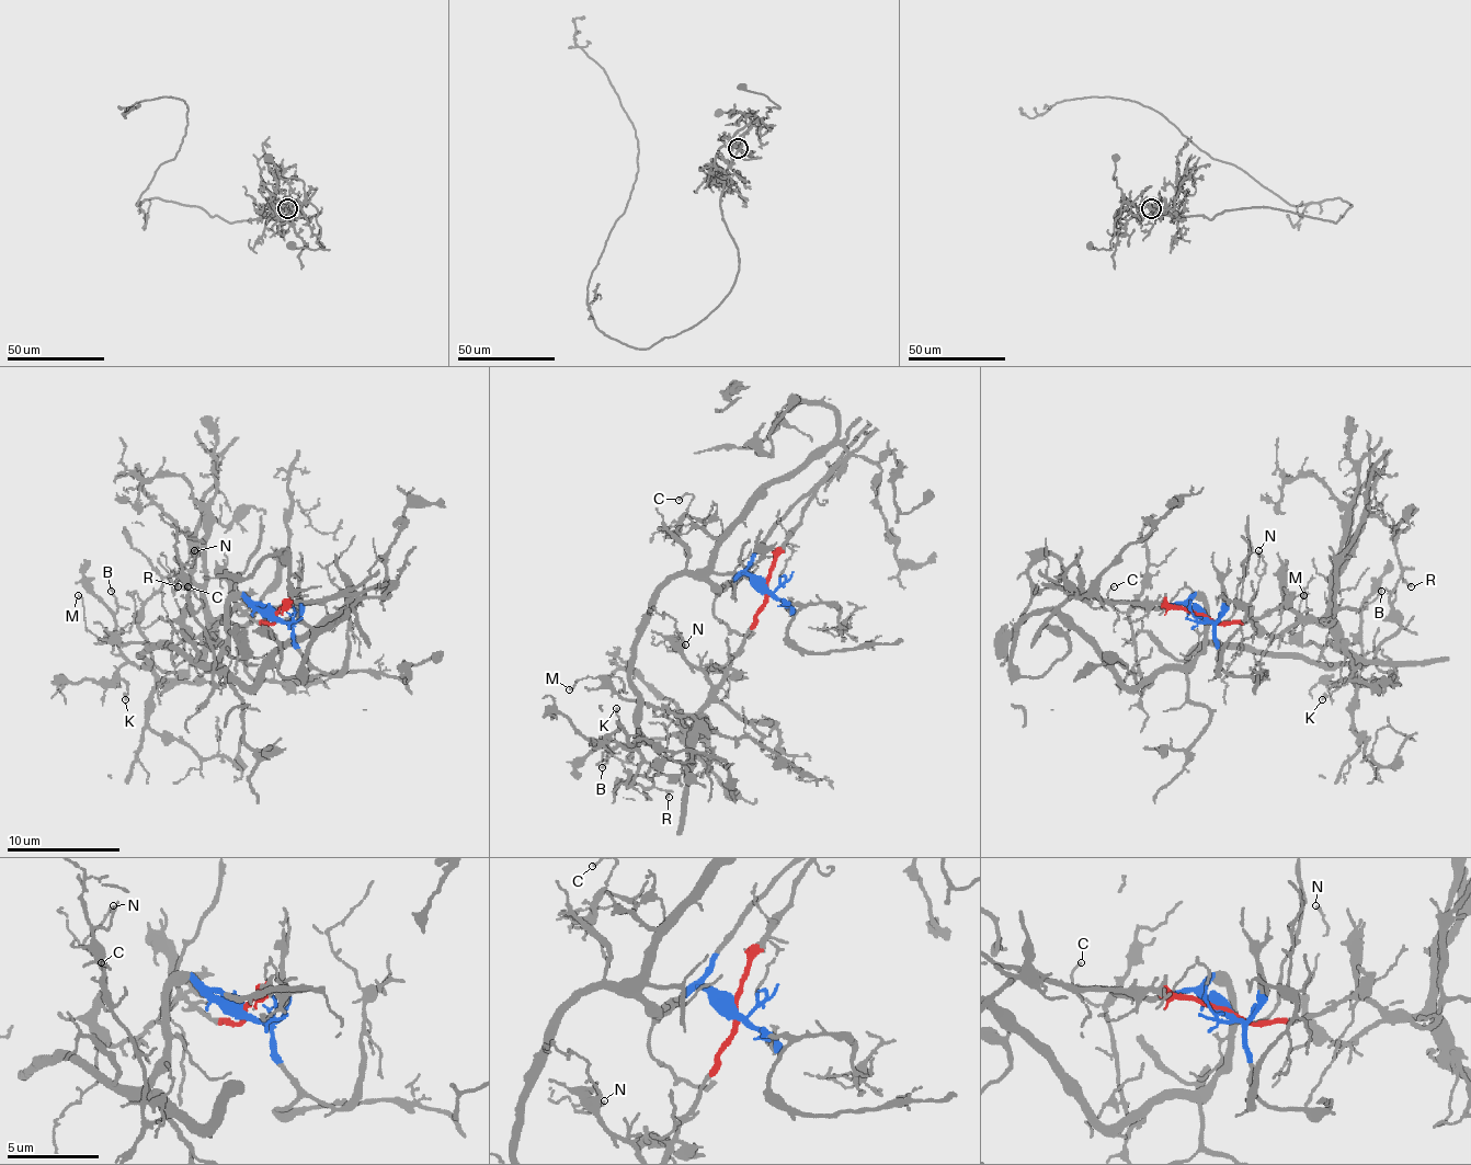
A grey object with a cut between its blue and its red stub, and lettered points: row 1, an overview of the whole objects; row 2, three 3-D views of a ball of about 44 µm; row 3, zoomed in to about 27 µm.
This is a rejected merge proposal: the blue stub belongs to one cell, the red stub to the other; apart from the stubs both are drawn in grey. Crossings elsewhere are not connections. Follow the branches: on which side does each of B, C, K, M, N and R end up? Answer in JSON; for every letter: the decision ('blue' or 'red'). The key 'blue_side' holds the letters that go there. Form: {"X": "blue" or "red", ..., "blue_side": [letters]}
{"B": "blue", "C": "blue", "K": "blue", "M": "red", "N": "red", "R": "blue", "blue_side": ["B", "C", "K", "R"]}

